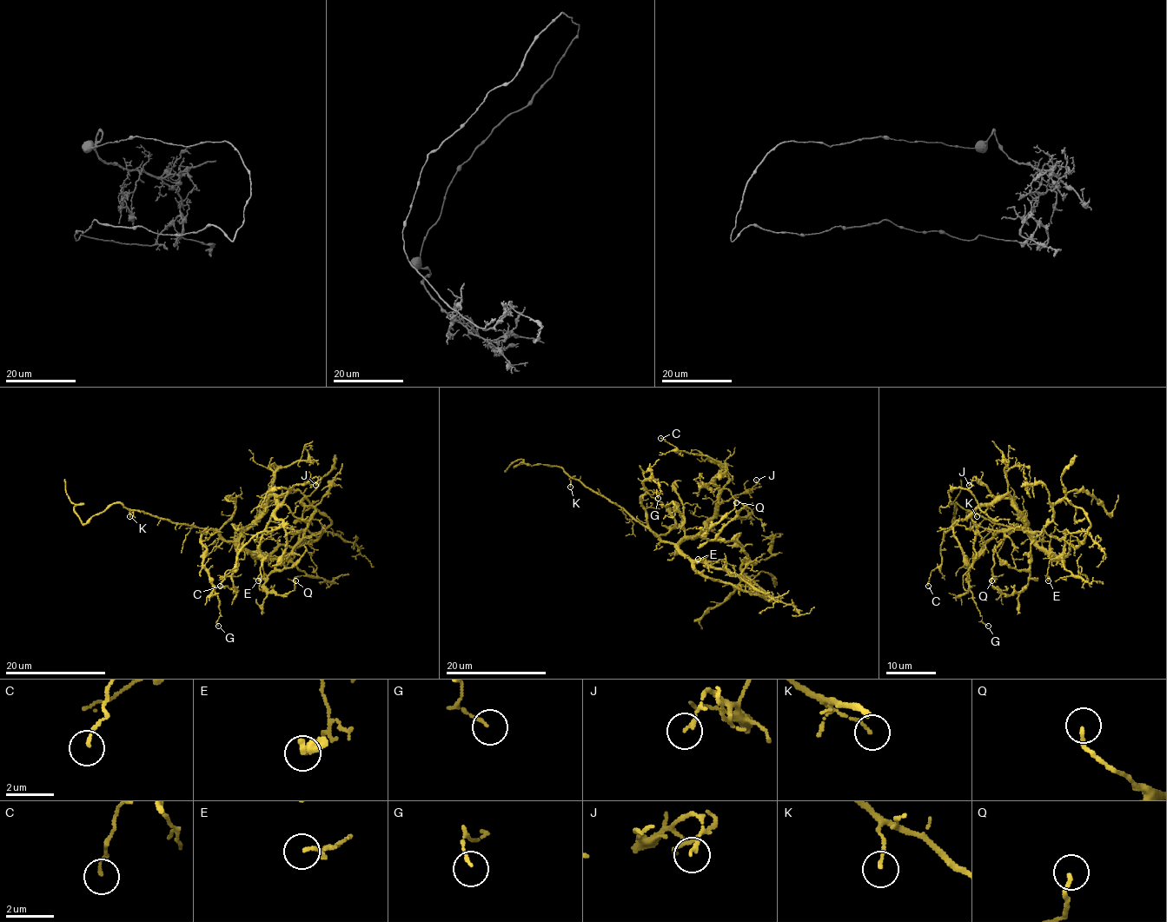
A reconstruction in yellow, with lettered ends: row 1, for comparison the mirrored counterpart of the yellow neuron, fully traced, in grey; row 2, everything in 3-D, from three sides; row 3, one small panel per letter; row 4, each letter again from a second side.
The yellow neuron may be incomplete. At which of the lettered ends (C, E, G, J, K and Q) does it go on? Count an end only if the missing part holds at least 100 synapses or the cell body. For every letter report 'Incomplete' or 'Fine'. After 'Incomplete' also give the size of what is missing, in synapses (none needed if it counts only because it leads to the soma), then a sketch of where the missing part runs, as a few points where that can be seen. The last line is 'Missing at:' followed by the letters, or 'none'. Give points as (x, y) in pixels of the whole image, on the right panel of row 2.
C: Fine
E: Fine
G: Fine
J: Fine
K: Fine
Q: Fine
Missing at: none

